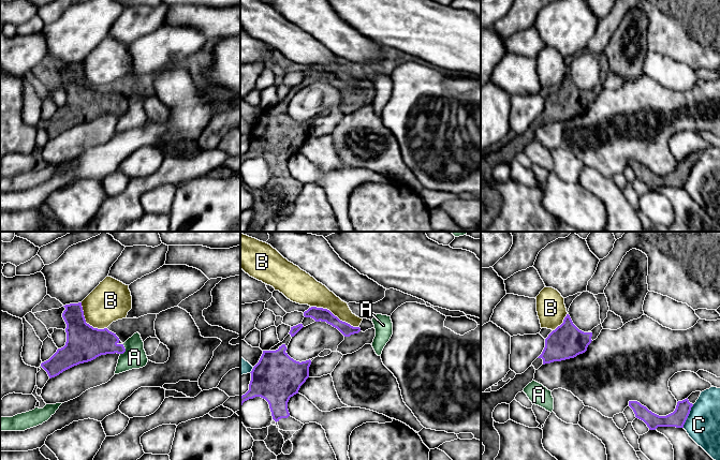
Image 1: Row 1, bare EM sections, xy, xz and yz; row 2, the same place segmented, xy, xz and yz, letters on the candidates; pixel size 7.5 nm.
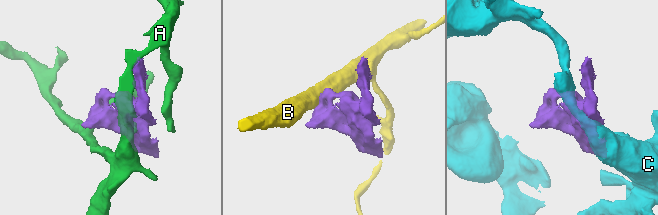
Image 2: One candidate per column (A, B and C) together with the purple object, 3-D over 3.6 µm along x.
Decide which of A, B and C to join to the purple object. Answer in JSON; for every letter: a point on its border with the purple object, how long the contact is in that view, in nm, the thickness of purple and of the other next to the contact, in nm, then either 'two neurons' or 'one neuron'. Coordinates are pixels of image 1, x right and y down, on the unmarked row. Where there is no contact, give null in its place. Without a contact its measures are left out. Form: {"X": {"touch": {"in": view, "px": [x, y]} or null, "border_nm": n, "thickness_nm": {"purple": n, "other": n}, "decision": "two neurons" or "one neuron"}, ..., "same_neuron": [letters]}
{"A": {"touch": {"in": "xy", "px": [125, 109]}, "border_nm": 80, "thickness_nm": {"purple": 220, "other": 170}, "decision": "two neurons"}, "B": {"touch": {"in": "xz", "px": [334, 75]}, "border_nm": 400, "thickness_nm": {"purple": 100, "other": 200}, "decision": "two neurons"}, "C": {"touch": {"in": "yz", "px": [688, 175]}, "border_nm": 190, "thickness_nm": {"purple": 120, "other": 260}, "decision": "two neurons"}, "same_neuron": []}

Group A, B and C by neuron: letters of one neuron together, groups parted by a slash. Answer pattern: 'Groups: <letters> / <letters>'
Groups: A / B / C

